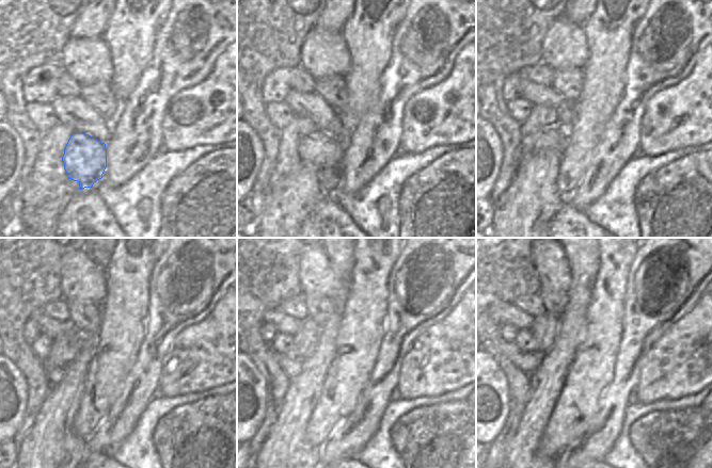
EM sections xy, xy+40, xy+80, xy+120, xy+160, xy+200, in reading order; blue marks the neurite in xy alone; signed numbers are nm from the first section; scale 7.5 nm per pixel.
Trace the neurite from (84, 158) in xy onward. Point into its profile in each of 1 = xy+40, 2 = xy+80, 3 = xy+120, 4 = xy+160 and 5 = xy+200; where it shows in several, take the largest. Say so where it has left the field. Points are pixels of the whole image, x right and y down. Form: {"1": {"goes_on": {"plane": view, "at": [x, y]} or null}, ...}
{"1": {"goes_on": {"plane": "xy+40", "at": [318, 150]}}, "2": {"goes_on": {"plane": "xy+80", "at": [555, 138]}}, "3": {"goes_on": {"plane": "xy+120", "at": [54, 374]}}, "4": {"goes_on": {"plane": "xy+160", "at": [291, 367]}}, "5": {"goes_on": {"plane": "xy+200", "at": [527, 361]}}}

